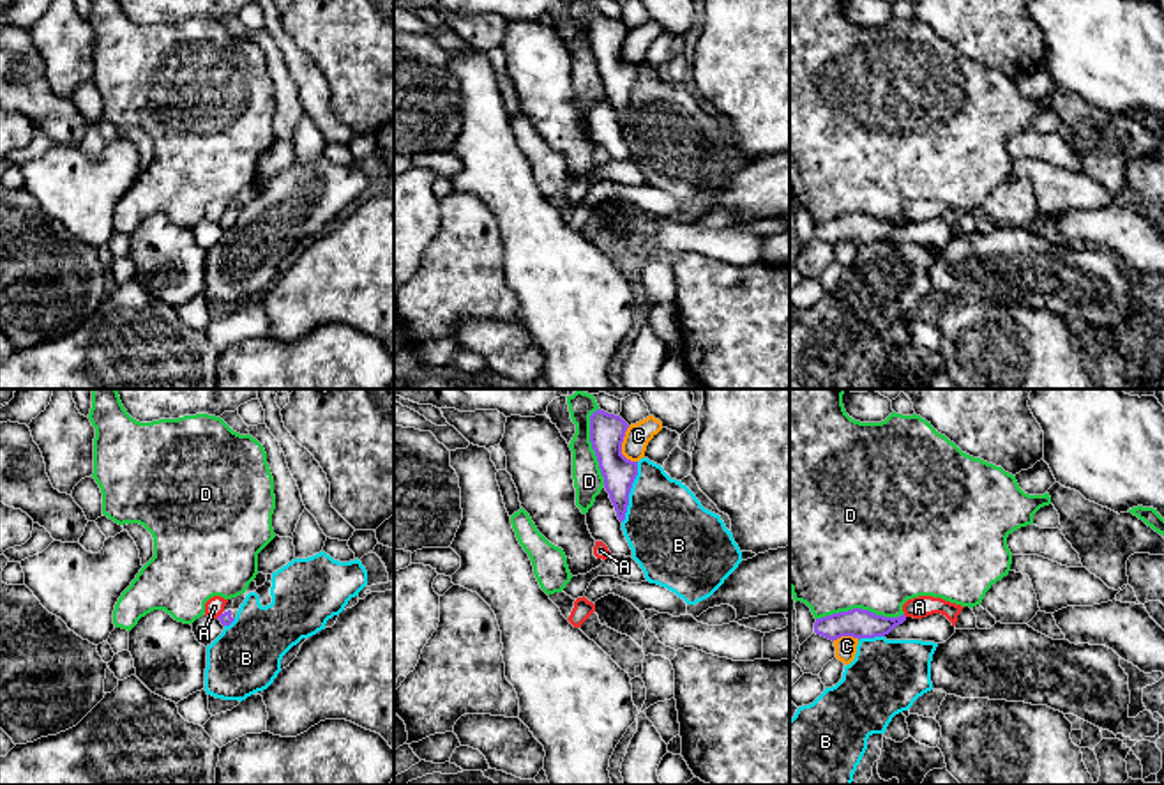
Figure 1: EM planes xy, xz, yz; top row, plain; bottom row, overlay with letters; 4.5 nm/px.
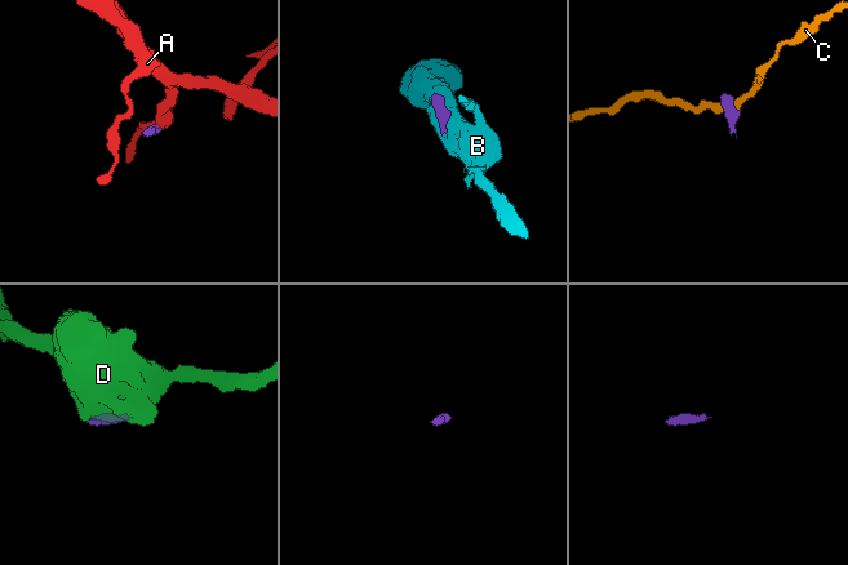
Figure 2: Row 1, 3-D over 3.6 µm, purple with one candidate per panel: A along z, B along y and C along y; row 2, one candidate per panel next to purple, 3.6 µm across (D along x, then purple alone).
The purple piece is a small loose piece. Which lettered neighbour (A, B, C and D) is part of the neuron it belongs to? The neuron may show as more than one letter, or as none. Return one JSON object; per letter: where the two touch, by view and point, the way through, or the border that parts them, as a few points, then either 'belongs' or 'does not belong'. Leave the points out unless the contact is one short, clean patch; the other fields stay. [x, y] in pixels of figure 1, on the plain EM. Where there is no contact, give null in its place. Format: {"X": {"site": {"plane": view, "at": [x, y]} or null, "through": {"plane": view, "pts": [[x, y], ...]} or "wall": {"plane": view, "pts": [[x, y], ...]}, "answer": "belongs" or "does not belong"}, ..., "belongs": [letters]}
{"A": {"site": {"plane": "xy", "at": [219, 220]}, "wall": {"plane": "xy", "pts": [[221, 216], [216, 221]]}, "answer": "does not belong"}, "B": {"site": {"plane": "xz", "at": [629, 96]}, "wall": {"plane": "xz", "pts": [[638, 66], [638, 76], [622, 126]]}, "answer": "does not belong"}, "C": {"site": {"plane": "xz", "at": [620, 52]}, "wall": {"plane": "xz", "pts": [[629, 30], [622, 46], [622, 57], [636, 66]]}, "answer": "does not belong"}, "D": {"site": {"plane": "yz", "at": [859, 213]}, "wall": {"plane": "yz", "pts": [[903, 216], [884, 221], [868, 214], [848, 213], [816, 223]]}, "answer": "does not belong"}, "belongs": []}

